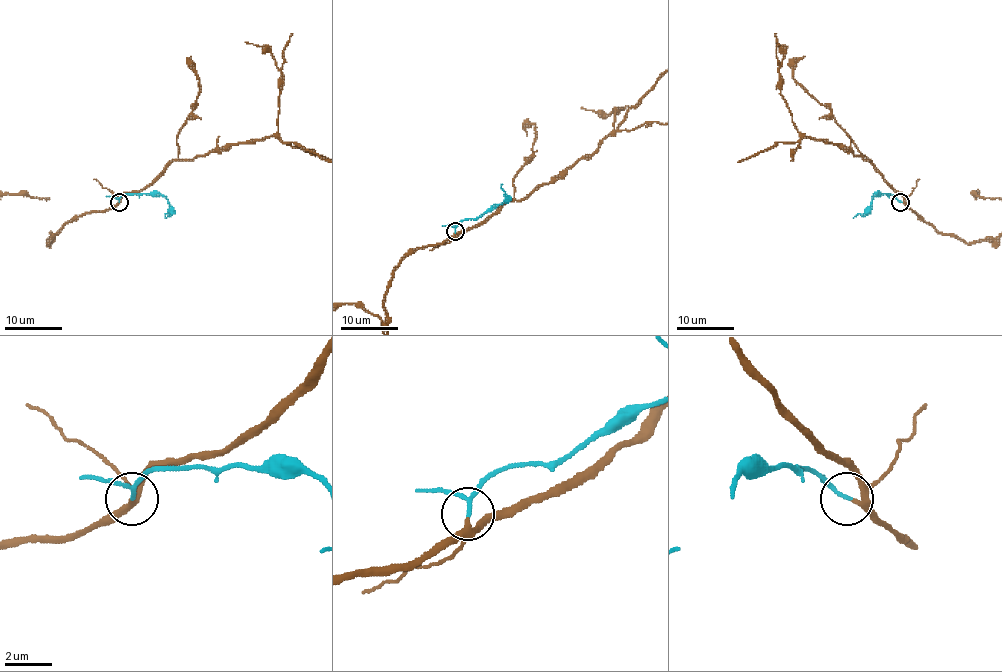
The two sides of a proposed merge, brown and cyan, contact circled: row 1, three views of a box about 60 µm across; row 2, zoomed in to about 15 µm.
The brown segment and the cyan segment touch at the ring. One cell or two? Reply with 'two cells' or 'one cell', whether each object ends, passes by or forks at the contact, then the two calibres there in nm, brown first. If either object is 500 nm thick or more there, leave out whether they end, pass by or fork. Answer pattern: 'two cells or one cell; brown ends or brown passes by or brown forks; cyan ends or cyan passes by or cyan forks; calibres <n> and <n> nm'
one cell; brown forks; cyan passes by; calibres 190 and 120 nm

